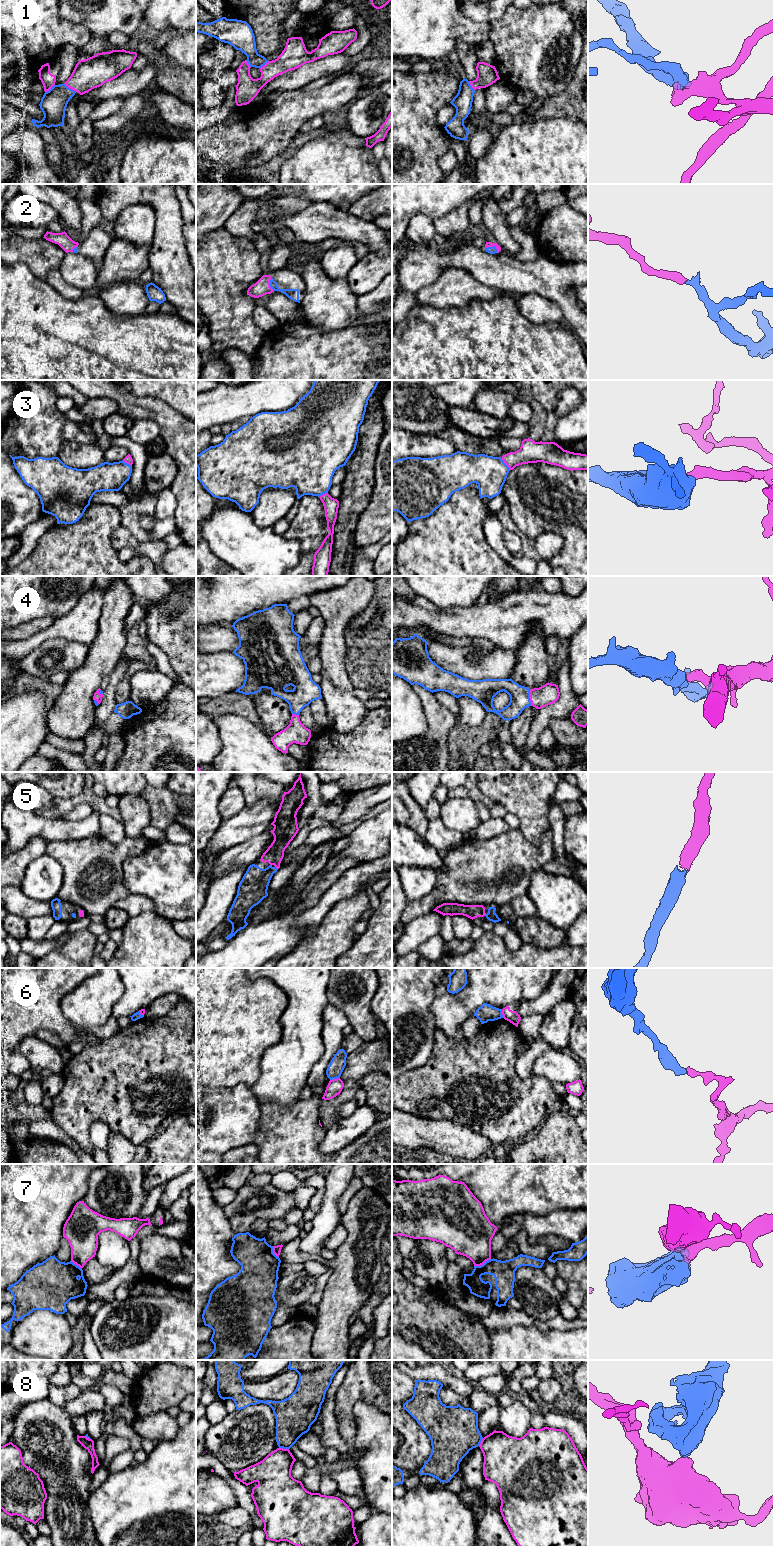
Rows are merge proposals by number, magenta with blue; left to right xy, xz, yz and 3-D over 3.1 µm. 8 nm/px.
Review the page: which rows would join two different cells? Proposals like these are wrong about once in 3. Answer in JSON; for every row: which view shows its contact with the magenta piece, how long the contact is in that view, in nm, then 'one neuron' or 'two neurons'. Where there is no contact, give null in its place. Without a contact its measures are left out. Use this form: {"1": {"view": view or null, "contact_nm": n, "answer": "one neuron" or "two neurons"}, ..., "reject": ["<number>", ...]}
{"1": {"view": "xy", "contact_nm": 120, "answer": "one neuron"}, "2": {"view": "yz", "contact_nm": 110, "answer": "one neuron"}, "3": {"view": "yz", "contact_nm": 120, "answer": "one neuron"}, "4": {"view": "yz", "contact_nm": 130, "answer": "one neuron"}, "5": {"view": "xz", "contact_nm": 40, "answer": "one neuron"}, "6": {"view": "xz", "contact_nm": 80, "answer": "two neurons"}, "7": {"view": "yz", "contact_nm": 150, "answer": "two neurons"}, "8": {"view": "xz", "contact_nm": 80, "answer": "two neurons"}, "reject": ["6", "7", "8"]}

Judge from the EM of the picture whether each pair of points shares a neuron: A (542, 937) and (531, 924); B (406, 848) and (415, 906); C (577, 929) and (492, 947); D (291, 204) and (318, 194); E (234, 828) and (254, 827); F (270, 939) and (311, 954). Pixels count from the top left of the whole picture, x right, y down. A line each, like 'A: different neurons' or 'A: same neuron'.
A: same neuron
B: different neurons
C: different neurons
D: different neurons
E: same neuron
F: different neurons

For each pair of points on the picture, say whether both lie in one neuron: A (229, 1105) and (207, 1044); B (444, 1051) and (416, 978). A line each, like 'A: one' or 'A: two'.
A: two
B: two

